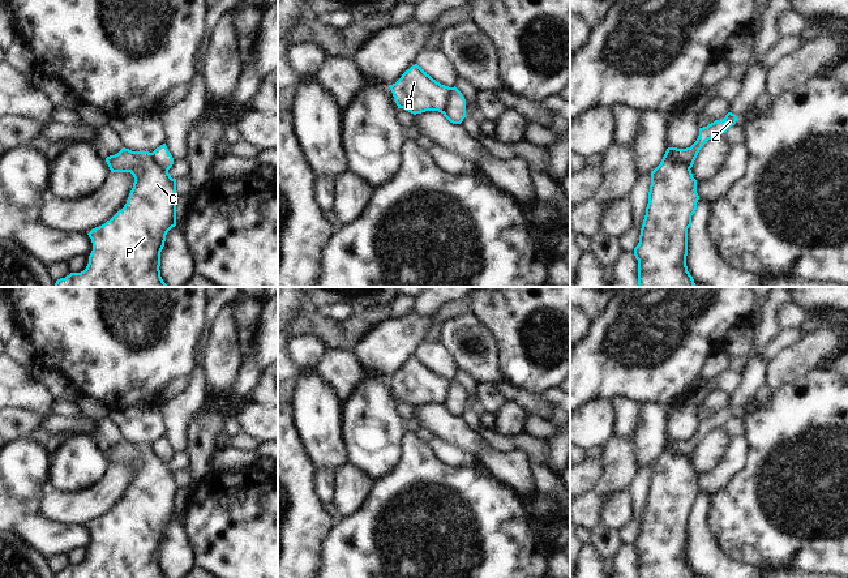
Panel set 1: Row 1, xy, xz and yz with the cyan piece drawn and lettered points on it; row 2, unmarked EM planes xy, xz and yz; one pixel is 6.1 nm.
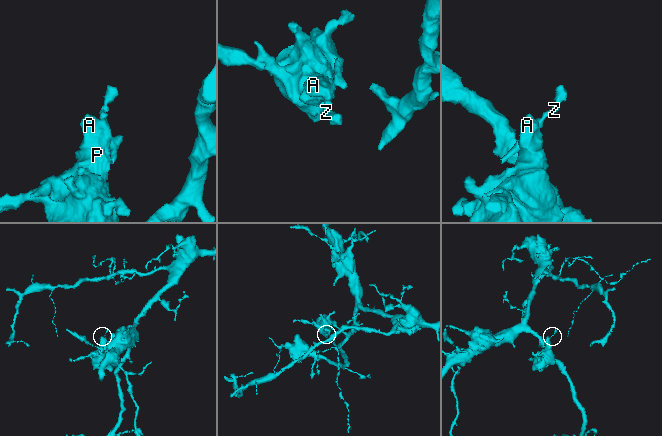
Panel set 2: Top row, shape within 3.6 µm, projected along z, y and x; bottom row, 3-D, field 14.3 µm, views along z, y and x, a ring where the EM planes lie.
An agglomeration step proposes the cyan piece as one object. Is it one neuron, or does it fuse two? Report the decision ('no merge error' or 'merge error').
merge error

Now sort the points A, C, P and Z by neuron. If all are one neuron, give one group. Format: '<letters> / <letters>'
A C P / Z

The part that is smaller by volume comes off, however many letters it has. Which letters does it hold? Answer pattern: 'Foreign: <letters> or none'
Foreign: Z

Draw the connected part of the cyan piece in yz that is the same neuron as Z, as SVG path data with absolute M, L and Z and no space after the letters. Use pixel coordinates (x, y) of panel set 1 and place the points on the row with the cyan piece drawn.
M728 112L721 121L715 120L707 127L699 128L699 136L690 147L686 149L668 147L665 154L668 157L676 157L678 162L685 162L686 166L691 168L703 145L715 136L725 133L732 125L736 124L737 117L738 116L736 116L734 114Z

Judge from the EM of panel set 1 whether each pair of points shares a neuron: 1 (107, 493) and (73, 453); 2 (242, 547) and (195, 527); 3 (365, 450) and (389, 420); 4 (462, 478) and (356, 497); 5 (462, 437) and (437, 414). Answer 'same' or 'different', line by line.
1: different
2: same
3: same
4: different
5: same

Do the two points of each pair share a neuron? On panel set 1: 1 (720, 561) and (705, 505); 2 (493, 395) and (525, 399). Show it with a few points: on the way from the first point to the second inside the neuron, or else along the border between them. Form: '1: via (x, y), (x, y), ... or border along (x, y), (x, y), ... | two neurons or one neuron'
1: via (706, 547), (701, 542), (701, 519) | one neuron
2: border along (495, 385), (505, 399) | two neurons

